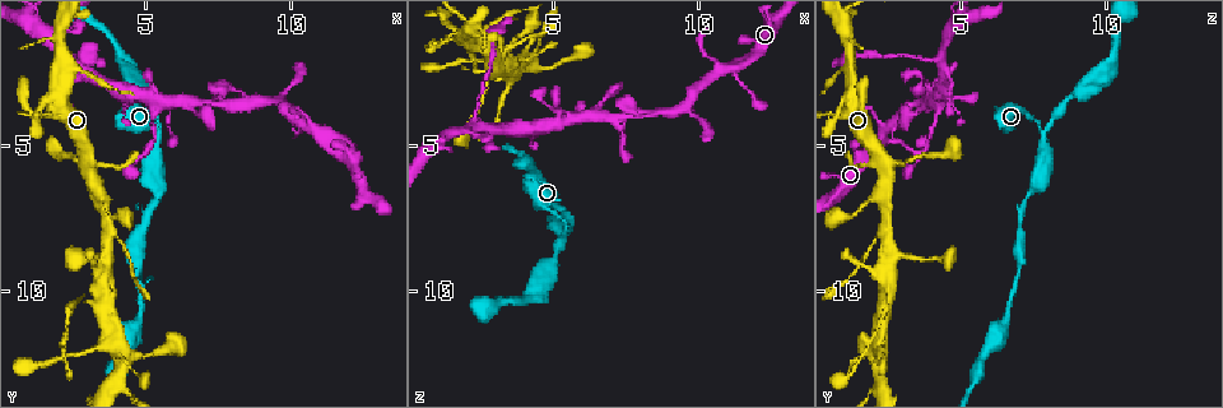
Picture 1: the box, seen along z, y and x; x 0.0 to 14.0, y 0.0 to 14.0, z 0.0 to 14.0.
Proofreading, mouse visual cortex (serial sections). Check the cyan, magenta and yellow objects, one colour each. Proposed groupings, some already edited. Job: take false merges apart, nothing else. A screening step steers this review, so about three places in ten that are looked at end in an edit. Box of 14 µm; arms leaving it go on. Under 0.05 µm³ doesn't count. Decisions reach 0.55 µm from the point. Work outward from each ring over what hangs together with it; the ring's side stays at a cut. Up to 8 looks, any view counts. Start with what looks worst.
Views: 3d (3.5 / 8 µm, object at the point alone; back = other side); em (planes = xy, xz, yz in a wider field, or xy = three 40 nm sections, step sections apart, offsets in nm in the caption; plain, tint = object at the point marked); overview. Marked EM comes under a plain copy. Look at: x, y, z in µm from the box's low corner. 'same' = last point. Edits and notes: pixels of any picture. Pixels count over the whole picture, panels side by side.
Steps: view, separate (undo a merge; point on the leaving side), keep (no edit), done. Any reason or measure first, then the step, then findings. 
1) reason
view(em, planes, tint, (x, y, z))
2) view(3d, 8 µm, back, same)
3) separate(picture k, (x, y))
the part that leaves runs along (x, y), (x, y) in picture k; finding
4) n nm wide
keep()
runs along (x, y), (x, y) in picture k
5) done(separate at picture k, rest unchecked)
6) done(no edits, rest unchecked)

three arms meet
view(3d, 3.5 µm, (5.5, 4.5, 7.8))

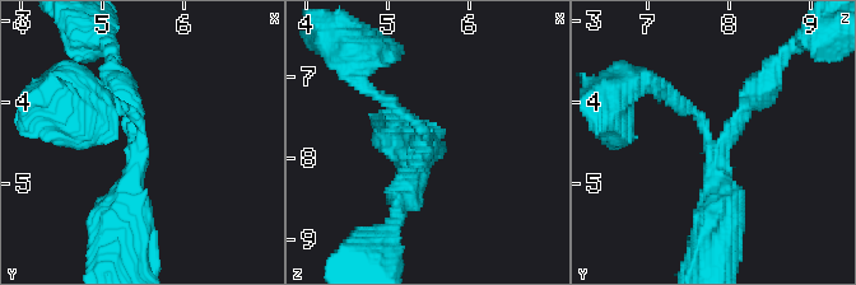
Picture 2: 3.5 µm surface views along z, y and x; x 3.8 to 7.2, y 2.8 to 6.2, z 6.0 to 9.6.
view(em, xy, step 5, tint, (5.45, 4.60, 7.85))

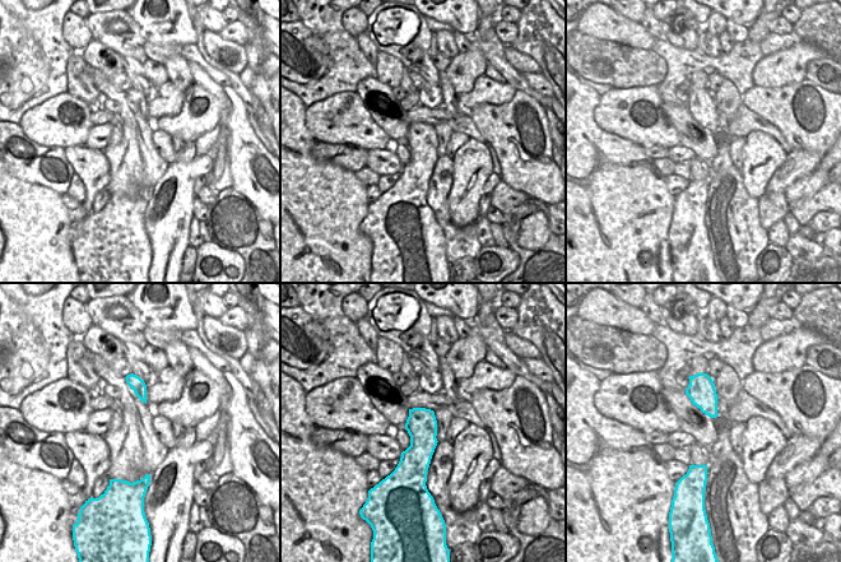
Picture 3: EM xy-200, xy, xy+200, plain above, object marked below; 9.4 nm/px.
view(em, xy, step 3, tint, same)

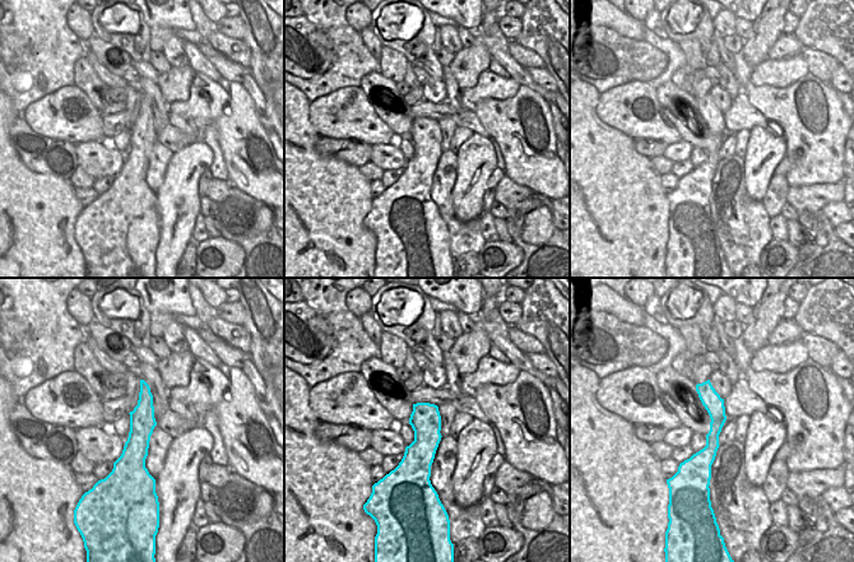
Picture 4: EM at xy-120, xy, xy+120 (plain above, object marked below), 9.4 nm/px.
280 nm wide
keep()
runs along (673, 94), (702, 121), (717, 157), (715, 230) in picture 2; one cell here

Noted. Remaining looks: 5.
calibre changes
view(3d, 3.5 µm, (11.3, 4.6, 2.3))

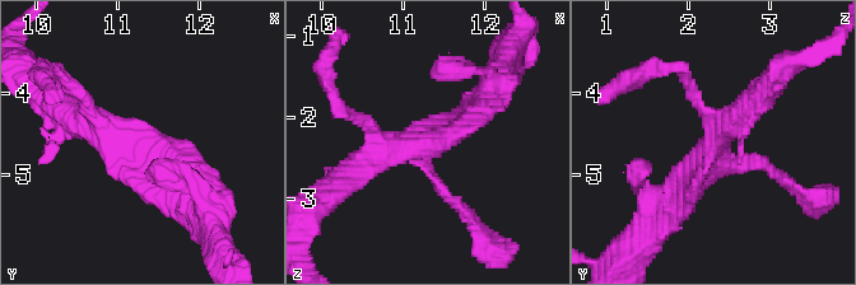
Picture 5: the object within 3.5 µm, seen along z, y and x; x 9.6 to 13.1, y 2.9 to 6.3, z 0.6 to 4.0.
view(em, xy, step 2, tint, (11.25, 4.50, 2.30))

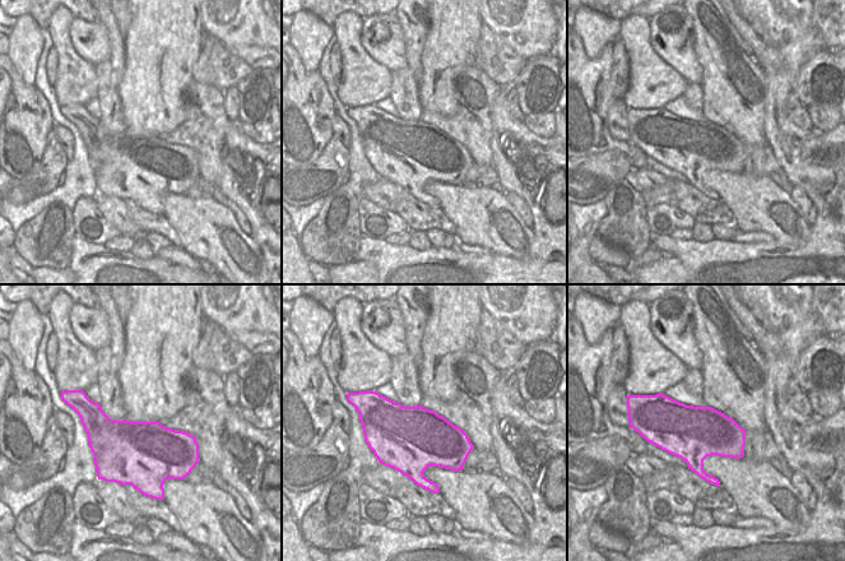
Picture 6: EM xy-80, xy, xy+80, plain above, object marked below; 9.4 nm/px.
600 nm wide
keep()
runs along (198, 180), (143, 136), (60, 110) in picture 5; continuous, no second cell

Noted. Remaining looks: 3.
thin arm on a thick one
view(3d, 3.5 µm, (5.5, 3.5, 4.0))

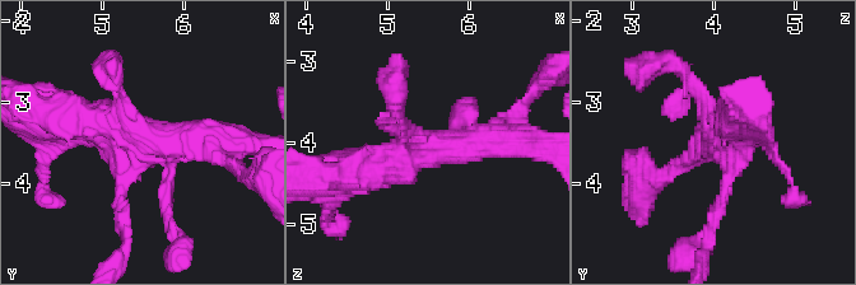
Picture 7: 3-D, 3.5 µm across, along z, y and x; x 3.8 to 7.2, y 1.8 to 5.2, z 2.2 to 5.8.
shape alone is not enough
view(em, xy, step 3, tint, (5.55, 3.50, 4.10))

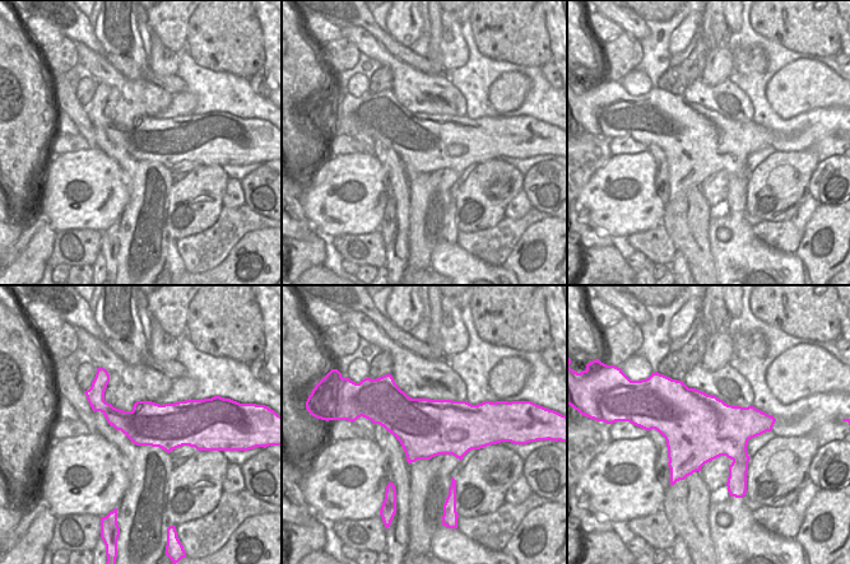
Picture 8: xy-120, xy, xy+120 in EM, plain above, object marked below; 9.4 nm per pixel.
keep()
runs along (521, 140), (353, 169) in picture 7; all the same cell

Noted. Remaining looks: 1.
done(no edits, rest unchecked)

